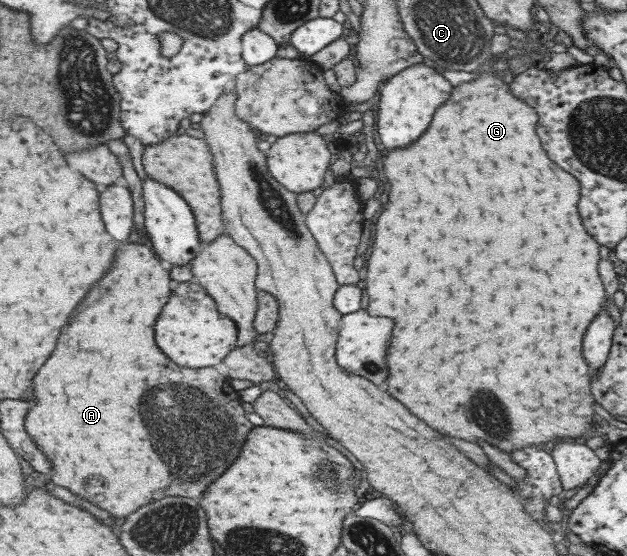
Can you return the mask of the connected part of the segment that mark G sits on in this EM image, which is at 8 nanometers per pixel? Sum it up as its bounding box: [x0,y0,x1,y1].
[366,68,604,452]

